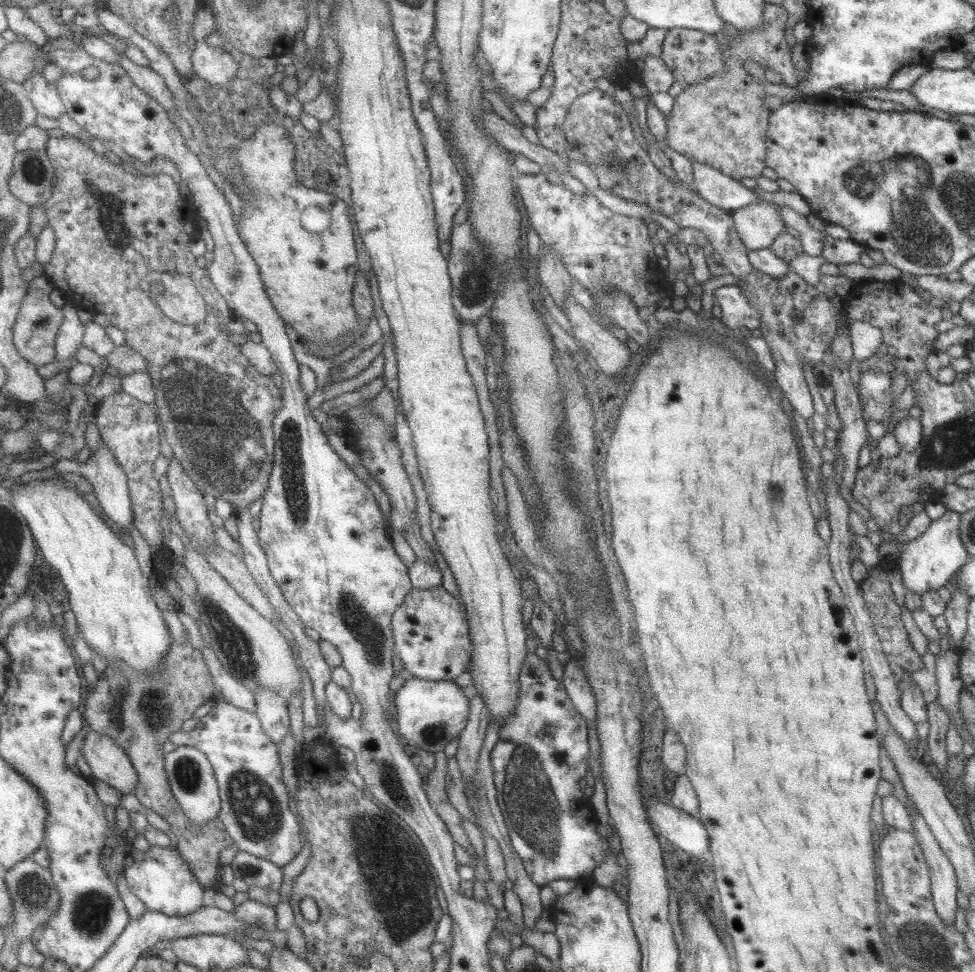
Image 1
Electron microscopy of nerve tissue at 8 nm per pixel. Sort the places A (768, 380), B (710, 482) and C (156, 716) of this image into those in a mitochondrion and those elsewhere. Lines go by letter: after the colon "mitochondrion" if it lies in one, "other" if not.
A: other
B: other
C: mitochondrion

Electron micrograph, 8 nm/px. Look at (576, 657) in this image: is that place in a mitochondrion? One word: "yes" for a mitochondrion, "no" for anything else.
no

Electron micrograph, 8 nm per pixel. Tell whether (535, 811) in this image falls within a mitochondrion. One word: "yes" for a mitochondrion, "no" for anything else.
yes

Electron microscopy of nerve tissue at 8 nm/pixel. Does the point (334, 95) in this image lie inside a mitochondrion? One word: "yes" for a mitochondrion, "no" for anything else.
no

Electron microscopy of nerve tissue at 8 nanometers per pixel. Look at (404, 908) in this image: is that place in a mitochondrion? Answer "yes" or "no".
yes

